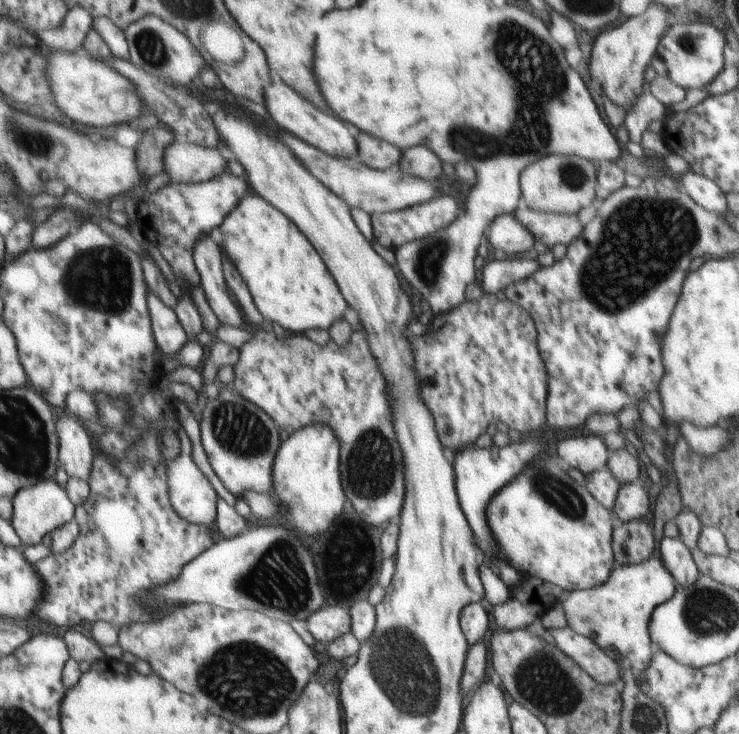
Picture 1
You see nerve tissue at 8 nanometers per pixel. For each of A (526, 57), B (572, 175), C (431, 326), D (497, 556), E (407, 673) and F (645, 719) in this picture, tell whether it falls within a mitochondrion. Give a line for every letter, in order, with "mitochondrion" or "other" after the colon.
A: mitochondrion
B: mitochondrion
C: other
D: other
E: mitochondrion
F: mitochondrion

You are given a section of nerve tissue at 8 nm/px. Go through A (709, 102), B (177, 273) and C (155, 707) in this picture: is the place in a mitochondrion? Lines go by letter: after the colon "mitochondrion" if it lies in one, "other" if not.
A: other
B: other
C: other

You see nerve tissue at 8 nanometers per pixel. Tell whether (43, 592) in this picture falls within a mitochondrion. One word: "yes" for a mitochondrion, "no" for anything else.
no

